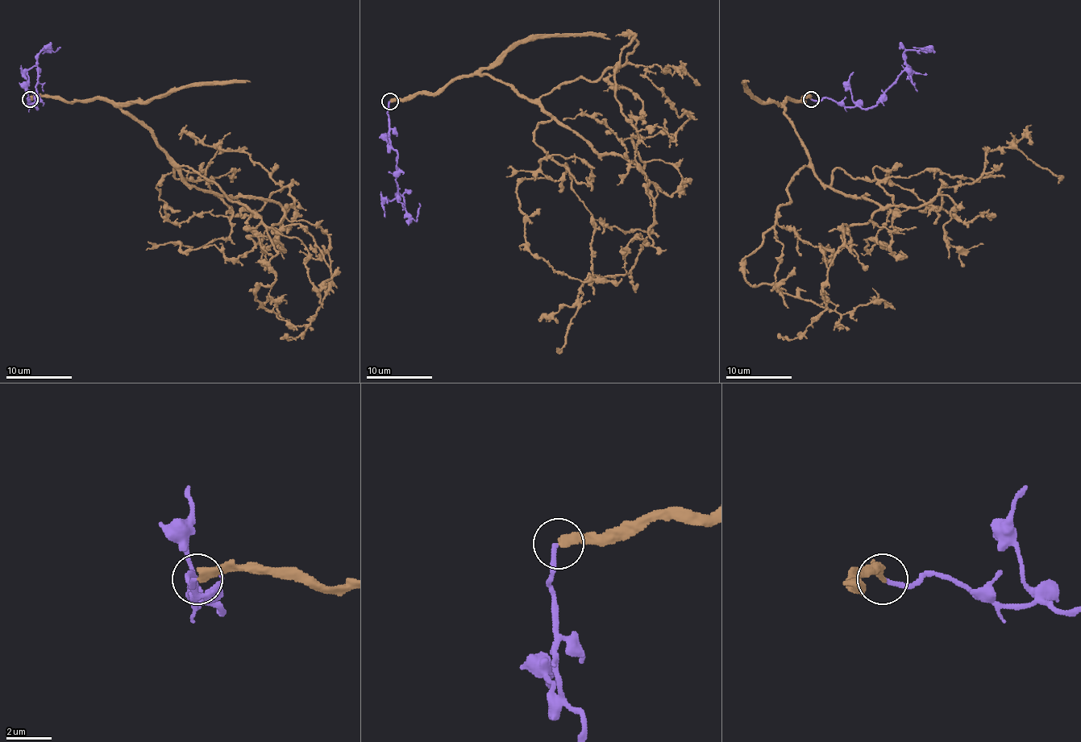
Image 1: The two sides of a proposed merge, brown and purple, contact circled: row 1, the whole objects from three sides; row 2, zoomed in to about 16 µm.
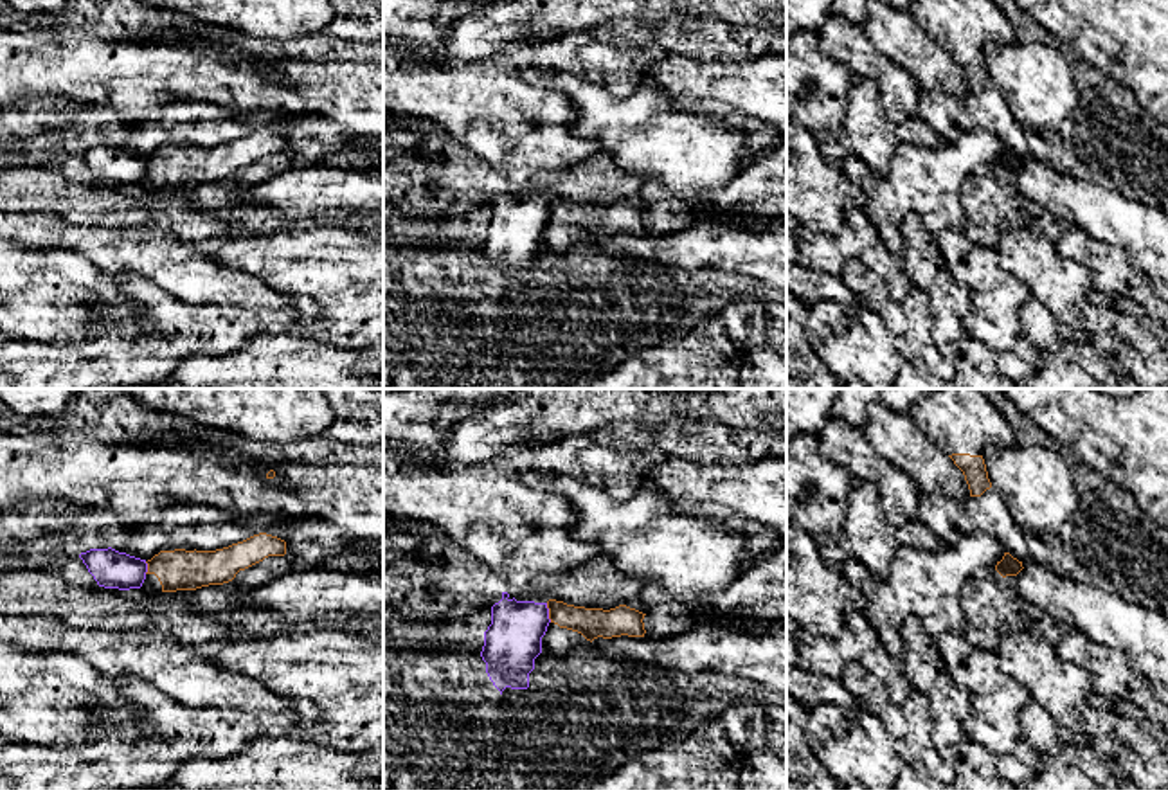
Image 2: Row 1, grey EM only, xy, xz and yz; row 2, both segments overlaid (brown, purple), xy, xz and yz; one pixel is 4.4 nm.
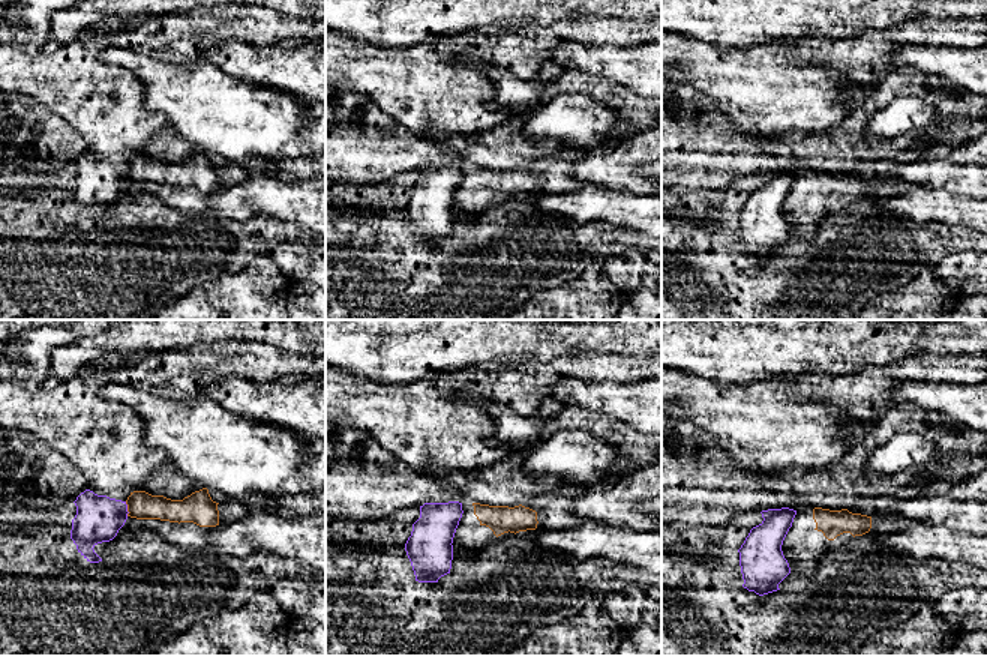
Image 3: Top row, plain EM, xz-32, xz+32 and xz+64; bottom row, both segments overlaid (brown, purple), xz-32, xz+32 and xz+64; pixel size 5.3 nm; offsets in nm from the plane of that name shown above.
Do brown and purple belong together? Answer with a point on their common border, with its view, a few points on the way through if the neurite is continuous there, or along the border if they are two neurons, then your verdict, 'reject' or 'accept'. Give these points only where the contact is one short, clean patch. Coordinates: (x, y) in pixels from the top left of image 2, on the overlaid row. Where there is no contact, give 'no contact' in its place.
xz (549, 612) | along xz (546, 603), (551, 621) | reject

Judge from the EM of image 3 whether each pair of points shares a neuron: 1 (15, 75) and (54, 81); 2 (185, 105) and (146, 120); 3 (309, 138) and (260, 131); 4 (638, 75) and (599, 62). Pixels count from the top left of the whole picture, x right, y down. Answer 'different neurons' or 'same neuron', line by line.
1: same neuron
2: different neurons
3: different neurons
4: same neuron

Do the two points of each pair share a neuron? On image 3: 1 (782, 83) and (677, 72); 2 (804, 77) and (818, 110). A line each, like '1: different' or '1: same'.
1: same
2: same

